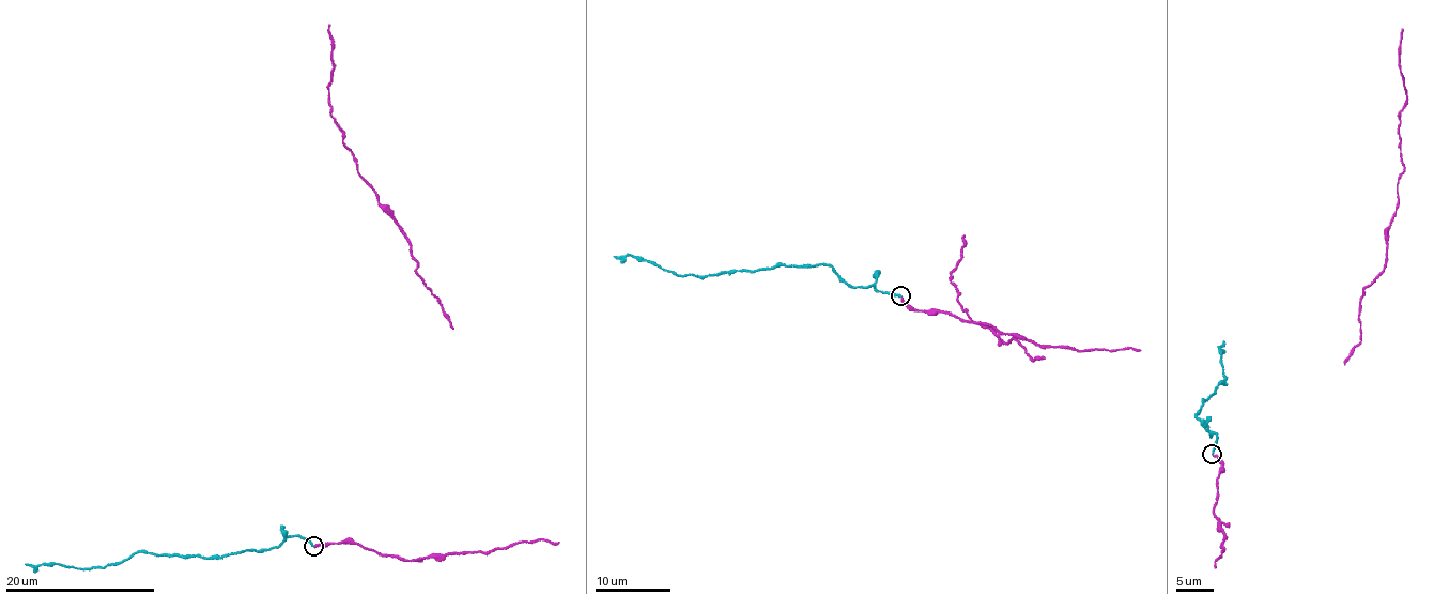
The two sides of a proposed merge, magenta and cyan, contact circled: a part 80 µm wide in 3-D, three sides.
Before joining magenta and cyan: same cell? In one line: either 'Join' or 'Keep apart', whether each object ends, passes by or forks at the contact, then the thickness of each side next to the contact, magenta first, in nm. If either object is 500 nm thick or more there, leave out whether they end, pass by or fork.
Join. At the ring magenta ends. At the ring cyan ends. Thickness 200 nm (magenta) against 190 nm

